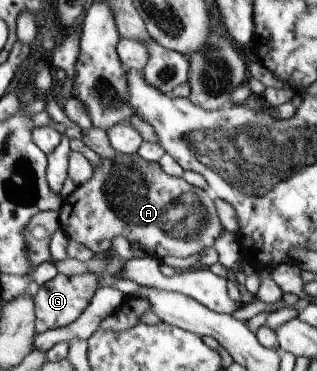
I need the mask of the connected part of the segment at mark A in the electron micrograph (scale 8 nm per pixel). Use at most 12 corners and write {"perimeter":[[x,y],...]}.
{"perimeter":[[119,153],[61,199],[93,255],[120,234],[159,262],[224,229],[213,196]]}

